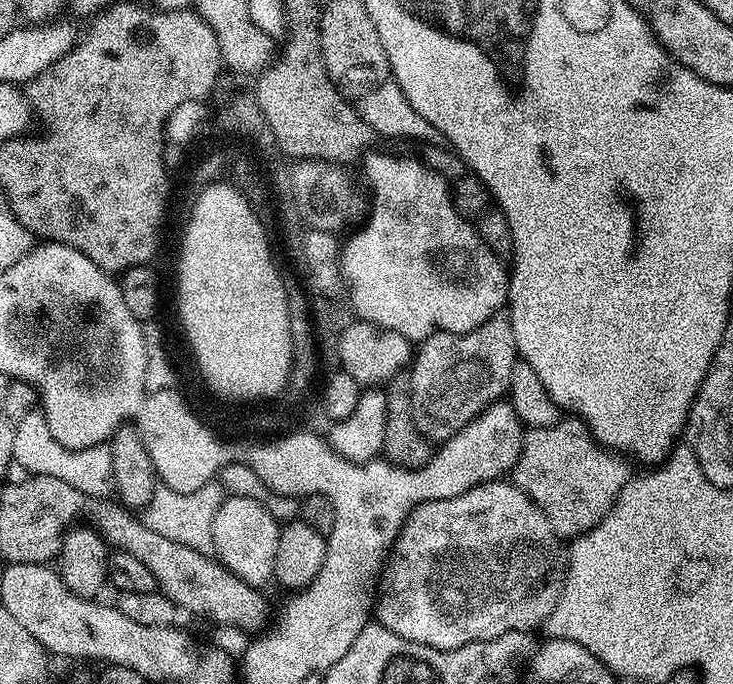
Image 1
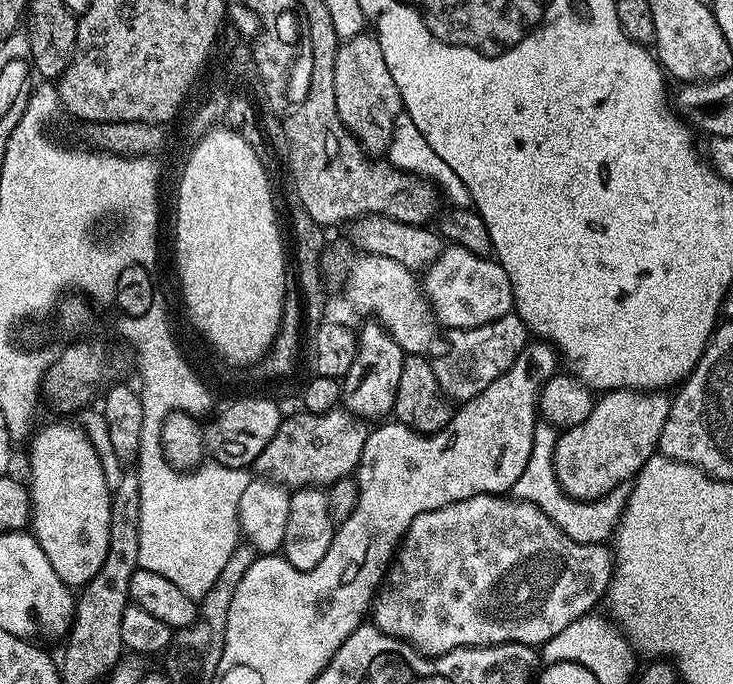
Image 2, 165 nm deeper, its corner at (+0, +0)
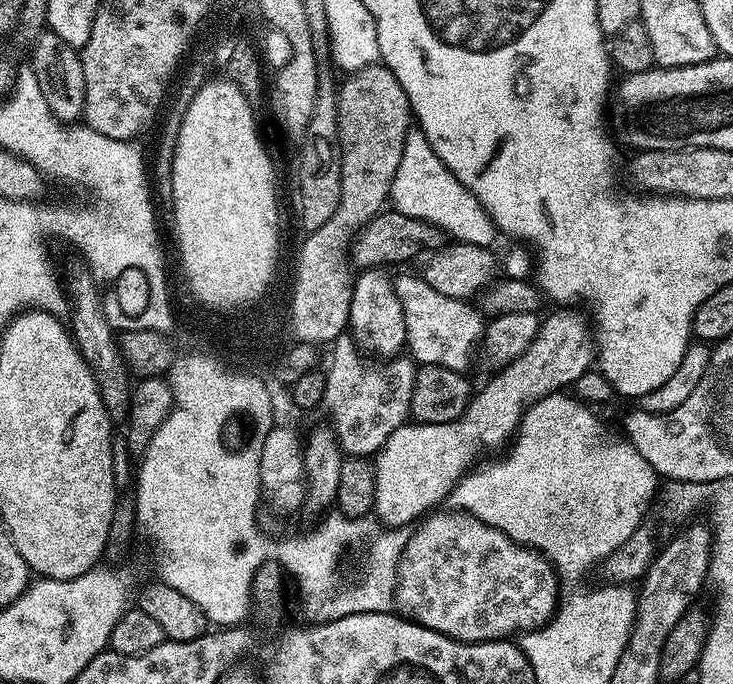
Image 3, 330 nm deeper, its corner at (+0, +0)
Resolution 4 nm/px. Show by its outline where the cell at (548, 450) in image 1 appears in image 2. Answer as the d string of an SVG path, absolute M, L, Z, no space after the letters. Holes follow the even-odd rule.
M608 390L597 399L590 418L578 422L578 426L565 428L556 437L554 470L561 490L575 500L597 500L614 488L625 485L635 477L651 456L657 455L662 426L672 409L672 401L663 391Z

